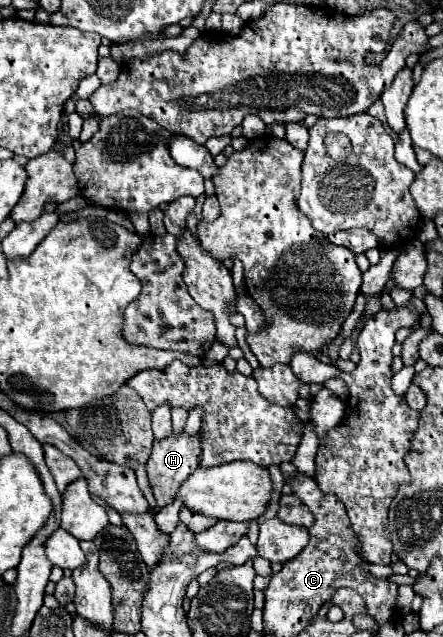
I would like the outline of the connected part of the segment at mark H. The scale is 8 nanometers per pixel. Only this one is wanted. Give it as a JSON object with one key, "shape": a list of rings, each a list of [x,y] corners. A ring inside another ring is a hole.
{"shape":[[[184,432],[182,434],[172,434],[160,442],[154,442],[152,446],[152,454],[146,462],[148,468],[148,482],[152,486],[152,494],[156,498],[156,506],[152,510],[152,514],[160,512],[164,506],[168,506],[178,492],[178,486],[182,486],[182,482],[198,468],[198,458],[200,458],[200,444],[202,444],[202,434],[196,434],[194,438],[188,438]]]}

